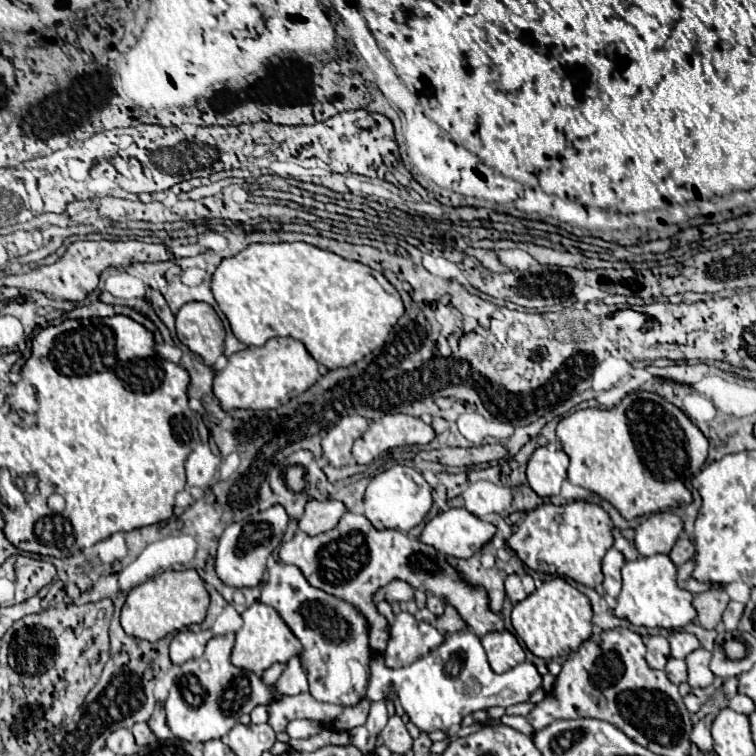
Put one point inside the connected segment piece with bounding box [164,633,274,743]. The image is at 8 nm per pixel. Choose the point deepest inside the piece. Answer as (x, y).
(208, 697)

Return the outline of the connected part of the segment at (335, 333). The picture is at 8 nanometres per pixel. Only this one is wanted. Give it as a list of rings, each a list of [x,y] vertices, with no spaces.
[[[252,243],[218,265],[212,277],[212,295],[226,315],[232,333],[244,345],[264,345],[272,337],[290,335],[302,341],[314,361],[326,369],[352,365],[366,357],[366,353],[382,347],[394,323],[404,313],[400,293],[380,271],[308,243]]]

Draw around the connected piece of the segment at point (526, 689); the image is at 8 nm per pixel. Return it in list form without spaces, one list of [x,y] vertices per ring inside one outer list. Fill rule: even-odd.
[[[462,629],[456,631],[452,635],[446,635],[444,641],[440,643],[440,647],[432,649],[428,655],[416,659],[414,663],[410,663],[404,669],[388,669],[384,665],[384,659],[378,655],[372,659],[370,665],[370,683],[368,683],[368,699],[370,701],[378,701],[378,699],[386,699],[390,693],[398,695],[398,701],[402,705],[402,709],[408,713],[410,721],[420,729],[420,731],[448,731],[452,725],[460,725],[462,717],[478,711],[478,709],[488,709],[494,705],[500,707],[508,707],[508,705],[516,705],[522,701],[528,701],[528,697],[542,685],[542,677],[536,671],[536,667],[532,663],[520,663],[516,667],[512,667],[506,673],[494,673],[488,665],[484,647],[480,643],[480,637],[474,635],[470,629]]]

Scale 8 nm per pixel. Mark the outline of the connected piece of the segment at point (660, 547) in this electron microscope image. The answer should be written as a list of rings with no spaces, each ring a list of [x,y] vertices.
[[[660,511],[648,515],[638,527],[634,545],[640,555],[650,557],[658,553],[670,553],[682,533],[682,519],[672,511]]]

